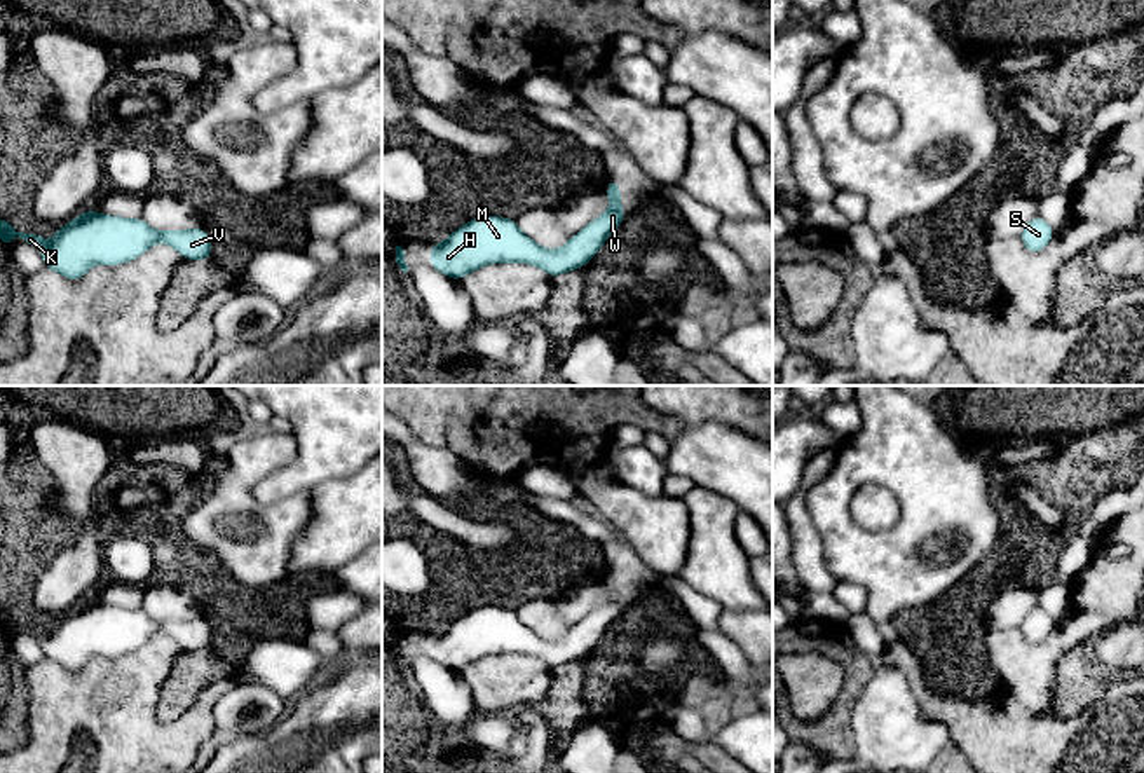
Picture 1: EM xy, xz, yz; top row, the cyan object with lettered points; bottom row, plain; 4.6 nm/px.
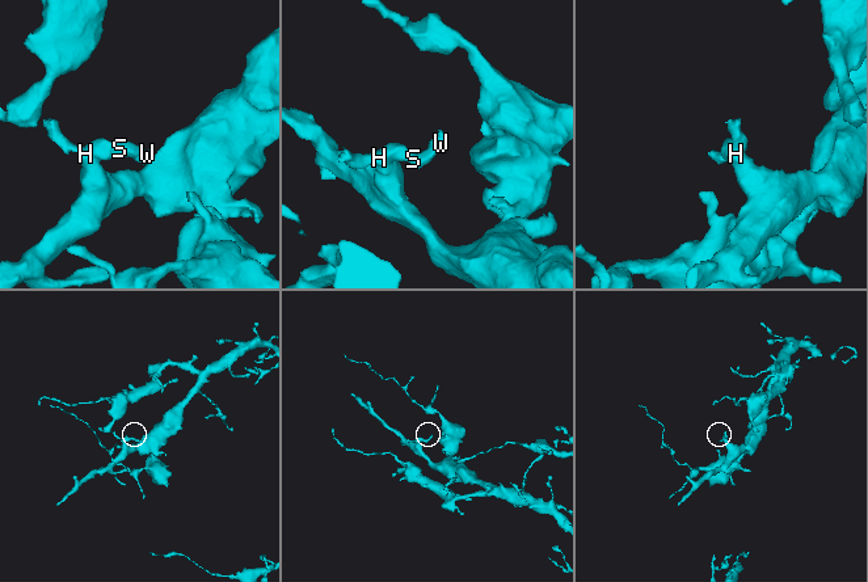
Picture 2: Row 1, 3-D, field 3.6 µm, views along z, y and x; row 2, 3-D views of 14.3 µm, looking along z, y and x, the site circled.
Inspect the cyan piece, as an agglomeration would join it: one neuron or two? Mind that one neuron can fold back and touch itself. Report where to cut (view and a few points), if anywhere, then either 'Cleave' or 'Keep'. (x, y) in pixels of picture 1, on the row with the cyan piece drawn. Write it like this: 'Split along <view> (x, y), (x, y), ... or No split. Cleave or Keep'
No split. Keep

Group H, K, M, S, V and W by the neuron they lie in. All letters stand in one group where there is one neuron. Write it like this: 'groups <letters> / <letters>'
groups H K M S V W

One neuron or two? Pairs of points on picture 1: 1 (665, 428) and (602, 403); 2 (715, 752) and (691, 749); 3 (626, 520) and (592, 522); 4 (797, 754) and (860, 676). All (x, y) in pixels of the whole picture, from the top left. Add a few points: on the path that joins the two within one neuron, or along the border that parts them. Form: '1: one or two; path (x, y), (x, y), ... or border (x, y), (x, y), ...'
1: one; path (649, 417), (618, 403)
2: one; path (710, 752), (696, 751)
3: two; border (583, 501), (619, 534)
4: two; border (790, 738), (823, 754)

